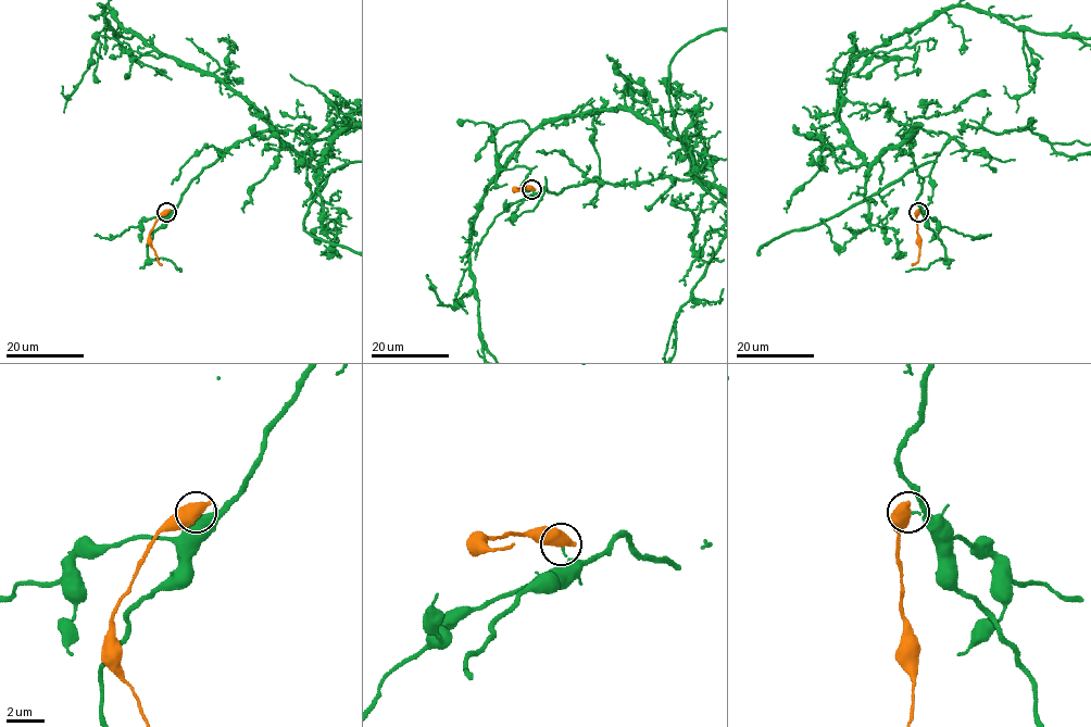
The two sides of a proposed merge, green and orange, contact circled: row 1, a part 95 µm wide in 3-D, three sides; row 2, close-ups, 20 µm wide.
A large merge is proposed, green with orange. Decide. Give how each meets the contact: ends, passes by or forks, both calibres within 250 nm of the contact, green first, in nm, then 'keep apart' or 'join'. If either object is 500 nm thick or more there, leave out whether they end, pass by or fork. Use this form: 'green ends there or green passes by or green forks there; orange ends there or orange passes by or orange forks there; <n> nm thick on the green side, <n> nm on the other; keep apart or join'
120 nm thick on the green side, 700 nm on the other; keep apart

